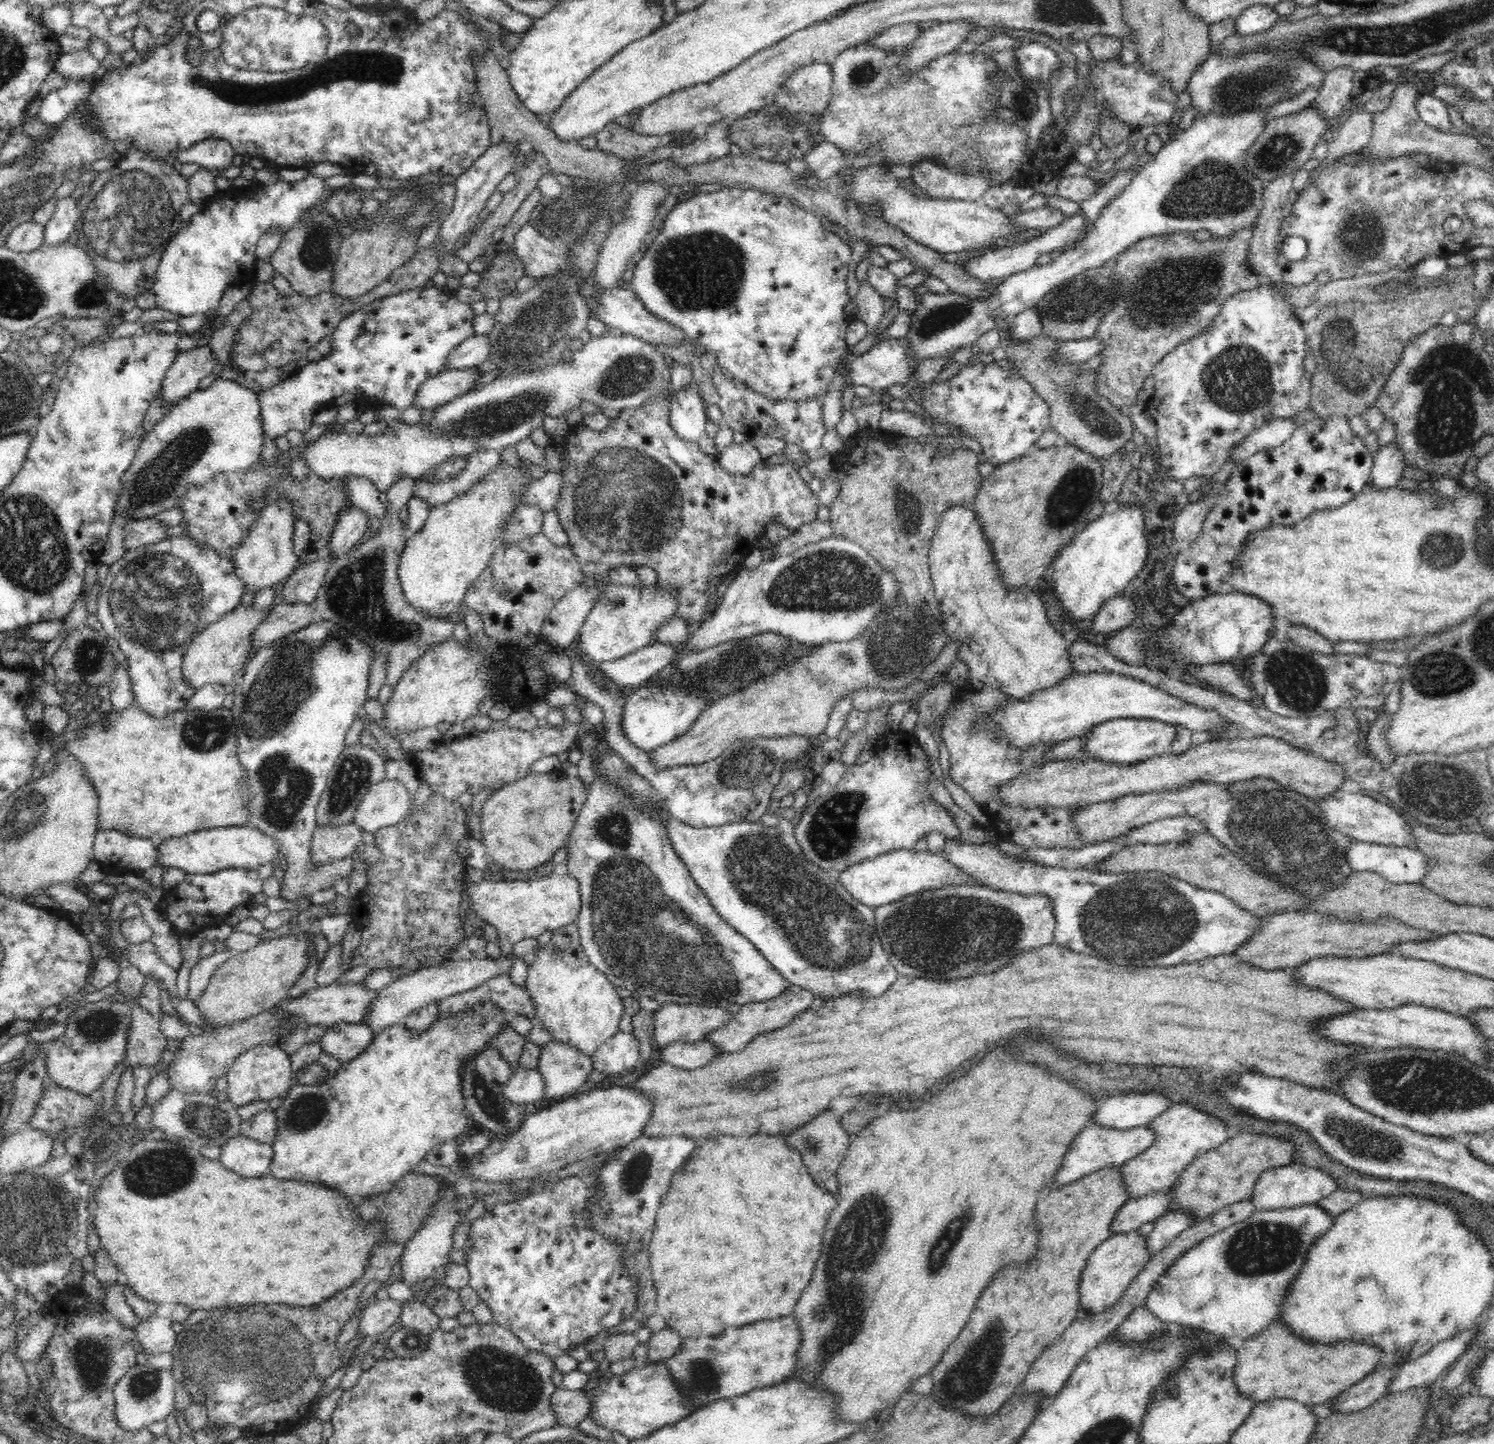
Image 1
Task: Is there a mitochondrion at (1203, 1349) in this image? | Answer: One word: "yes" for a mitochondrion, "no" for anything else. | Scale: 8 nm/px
no

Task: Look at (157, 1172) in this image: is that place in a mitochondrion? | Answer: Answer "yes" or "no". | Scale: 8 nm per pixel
yes

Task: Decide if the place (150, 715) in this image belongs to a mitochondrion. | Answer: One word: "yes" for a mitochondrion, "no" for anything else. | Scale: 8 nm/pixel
no

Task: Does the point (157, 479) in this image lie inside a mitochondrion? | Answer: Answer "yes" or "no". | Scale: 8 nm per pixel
yes

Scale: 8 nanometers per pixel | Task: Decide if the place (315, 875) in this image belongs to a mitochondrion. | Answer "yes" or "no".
no

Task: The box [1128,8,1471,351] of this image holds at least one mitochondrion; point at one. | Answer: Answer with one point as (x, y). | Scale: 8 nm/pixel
(1212, 188)

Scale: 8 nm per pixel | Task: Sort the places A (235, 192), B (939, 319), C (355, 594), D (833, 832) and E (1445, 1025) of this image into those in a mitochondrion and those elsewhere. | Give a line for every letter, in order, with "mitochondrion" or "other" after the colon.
A: other
B: mitochondrion
C: mitochondrion
D: mitochondrion
E: other

